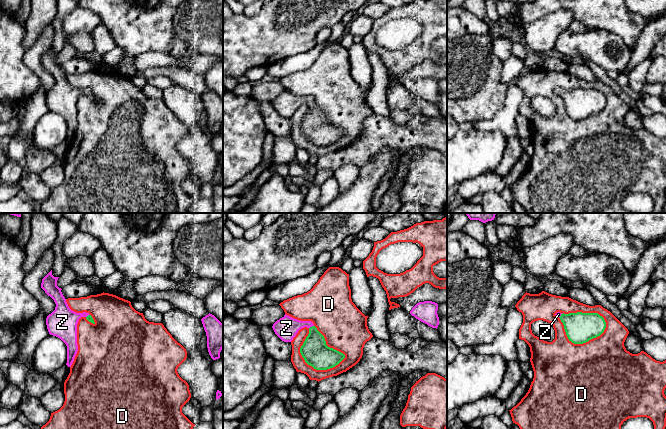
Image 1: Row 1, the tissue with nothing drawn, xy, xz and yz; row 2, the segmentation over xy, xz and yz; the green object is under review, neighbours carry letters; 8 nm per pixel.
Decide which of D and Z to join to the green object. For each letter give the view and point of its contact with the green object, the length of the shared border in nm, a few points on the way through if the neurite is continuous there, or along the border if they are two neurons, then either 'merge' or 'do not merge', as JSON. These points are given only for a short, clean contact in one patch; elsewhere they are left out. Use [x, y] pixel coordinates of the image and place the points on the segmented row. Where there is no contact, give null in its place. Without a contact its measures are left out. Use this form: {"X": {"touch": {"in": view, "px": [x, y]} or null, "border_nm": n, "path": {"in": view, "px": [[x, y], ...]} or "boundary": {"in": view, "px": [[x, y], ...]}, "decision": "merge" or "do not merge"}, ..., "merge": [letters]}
{"D": {"touch": {"in": "xz", "px": [332, 348]}, "border_nm": 380, "decision": "do not merge"}, "Z": {"touch": {"in": "xz", "px": [312, 326]}, "border_nm": 50, "path": {"in": "xz", "px": [[316, 353], [314, 350], [312, 326], [297, 324], [286, 328]]}, "decision": "merge"}, "merge": ["Z"]}

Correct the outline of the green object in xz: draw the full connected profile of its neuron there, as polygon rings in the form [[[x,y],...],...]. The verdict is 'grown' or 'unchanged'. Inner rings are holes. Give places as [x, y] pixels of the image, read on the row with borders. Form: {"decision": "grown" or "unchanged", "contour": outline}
{"decision": "grown", "contour": [[[285,314],[272,326],[275,334],[284,342],[291,342],[304,327],[309,329],[309,334],[300,348],[300,353],[308,365],[316,370],[327,370],[345,358],[343,353],[326,345],[324,336],[311,321],[300,321]]]}

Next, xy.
{"decision": "grown", "contour": [[[52,270],[42,279],[41,288],[50,296],[55,304],[55,310],[46,318],[46,325],[50,335],[60,338],[67,346],[67,363],[71,367],[78,351],[77,345],[77,324],[81,317],[95,324],[89,313],[76,313],[72,311],[61,288],[57,286],[59,277],[52,275]]]}

